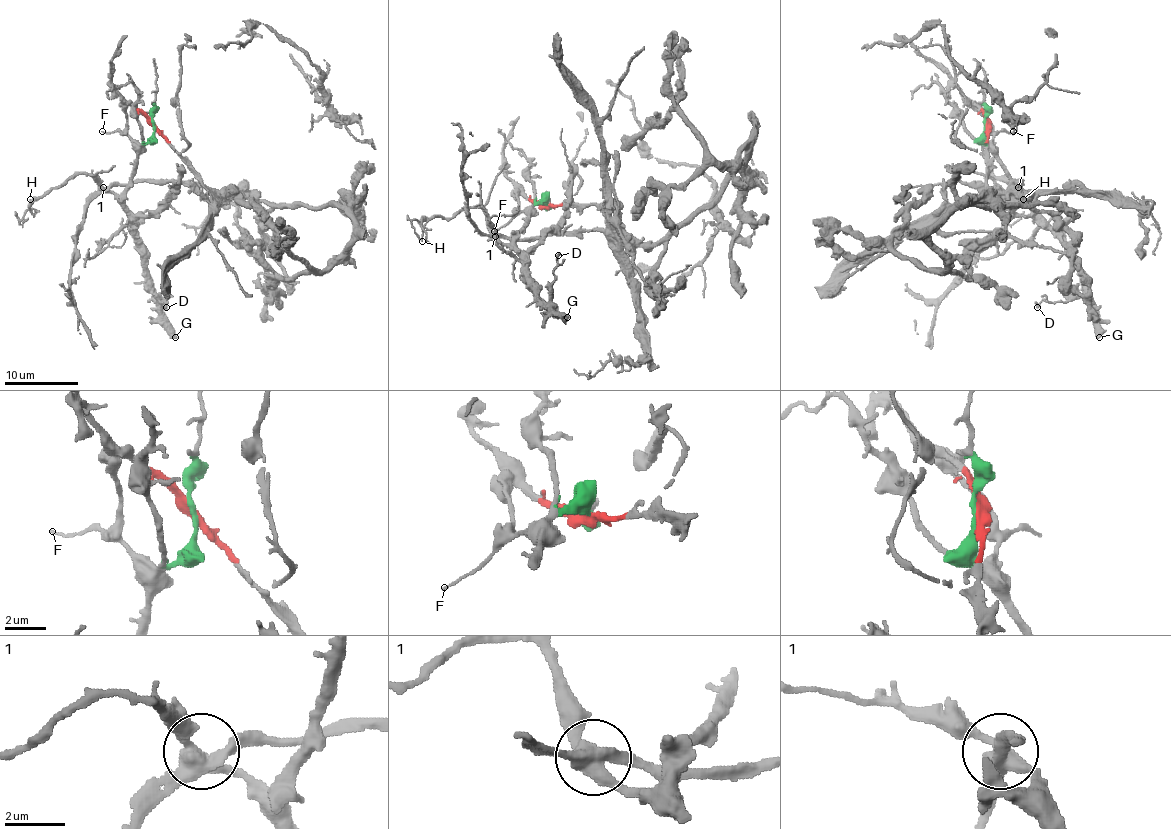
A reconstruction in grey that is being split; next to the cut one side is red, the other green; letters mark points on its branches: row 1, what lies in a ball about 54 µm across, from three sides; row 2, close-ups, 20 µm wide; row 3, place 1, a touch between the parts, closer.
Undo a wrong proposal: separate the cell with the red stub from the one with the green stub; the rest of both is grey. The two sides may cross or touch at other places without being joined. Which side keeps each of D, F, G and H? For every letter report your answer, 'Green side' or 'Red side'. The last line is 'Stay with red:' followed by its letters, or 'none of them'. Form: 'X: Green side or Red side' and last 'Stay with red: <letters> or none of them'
D: Green side
F: Green side
G: Green side
H: Green side
Stay with red: none of them

